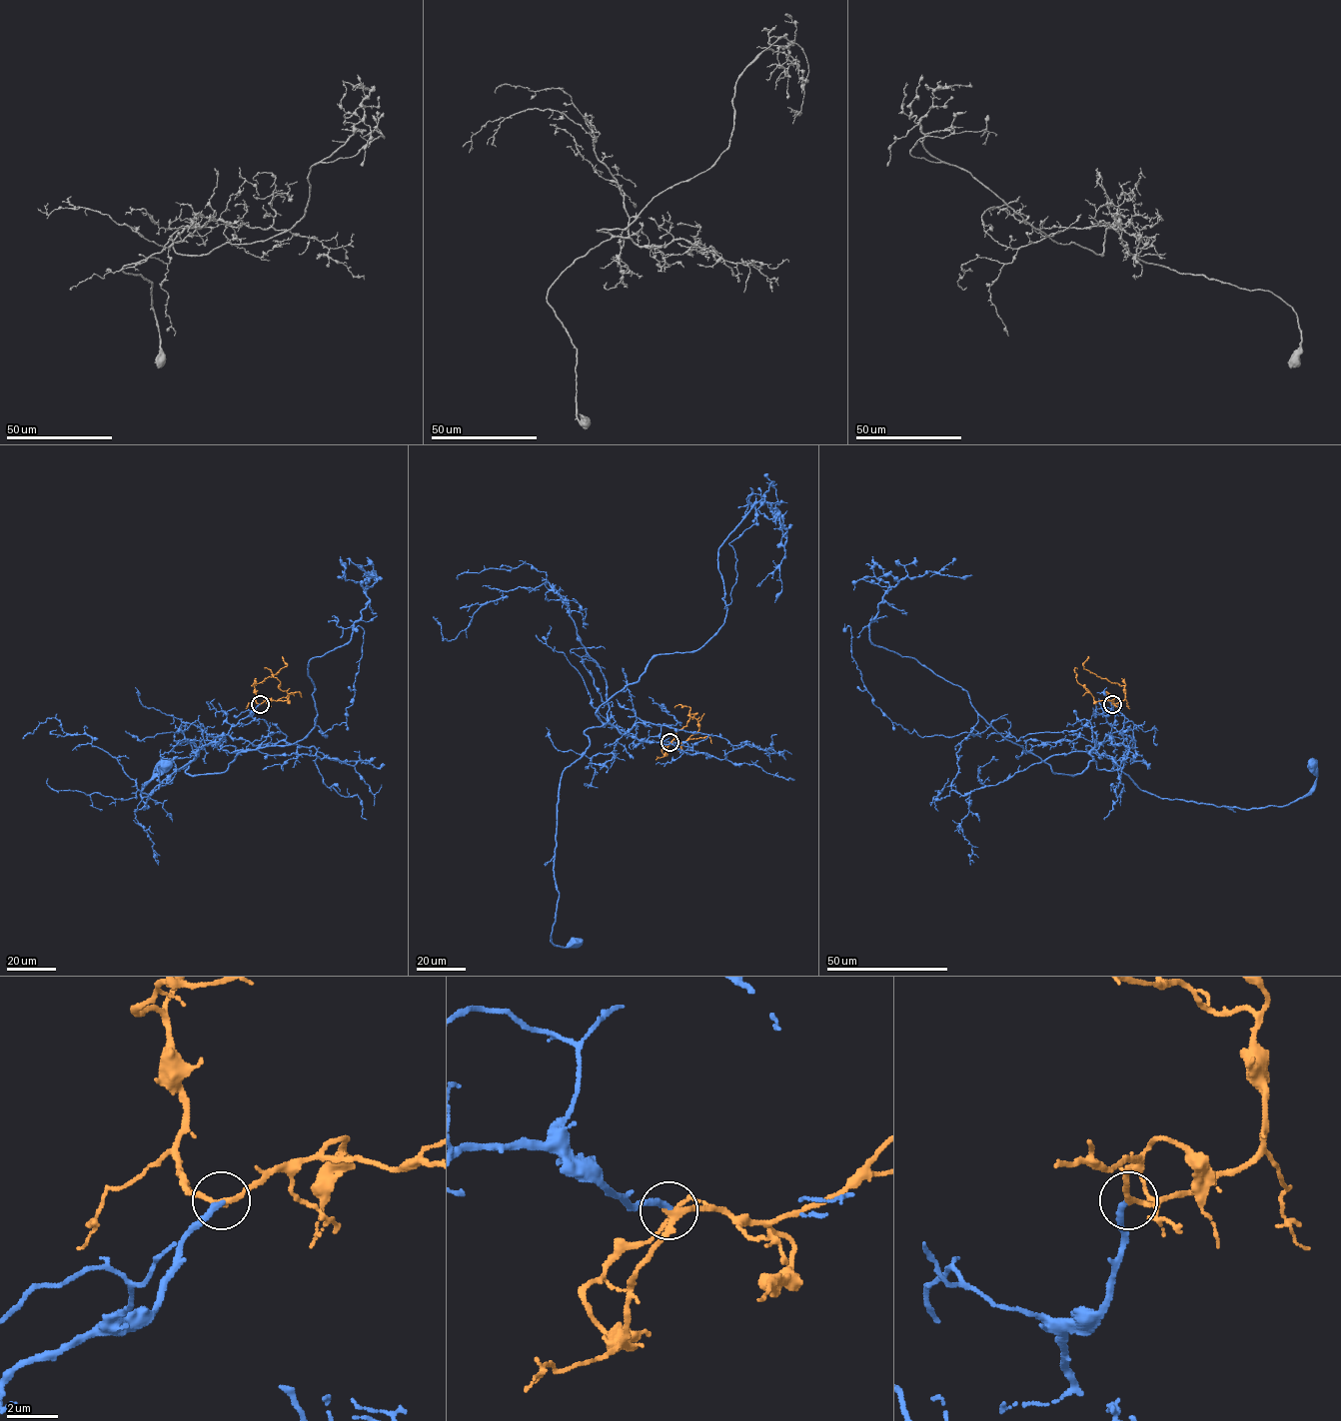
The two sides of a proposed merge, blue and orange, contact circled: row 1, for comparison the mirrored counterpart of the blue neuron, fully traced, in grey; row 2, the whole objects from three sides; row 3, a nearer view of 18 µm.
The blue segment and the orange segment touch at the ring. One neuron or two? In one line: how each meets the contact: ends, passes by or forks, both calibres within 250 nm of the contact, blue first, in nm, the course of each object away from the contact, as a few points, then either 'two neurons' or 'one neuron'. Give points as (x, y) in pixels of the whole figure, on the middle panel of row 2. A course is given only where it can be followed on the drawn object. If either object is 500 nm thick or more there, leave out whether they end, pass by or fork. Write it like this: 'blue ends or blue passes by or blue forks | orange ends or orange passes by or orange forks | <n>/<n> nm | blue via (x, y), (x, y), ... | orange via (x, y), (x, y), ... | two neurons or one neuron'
blue ends | orange passes by | 260/220 nm | blue via (670, 742), (640, 742), (609, 721), (584, 732), (589, 746), (563, 772), (551, 933), (556, 946), (574, 942) | orange via (670, 742), (666, 756), (662, 750), (686, 725), (690, 715), (696, 714), (691, 718) | one neuron

